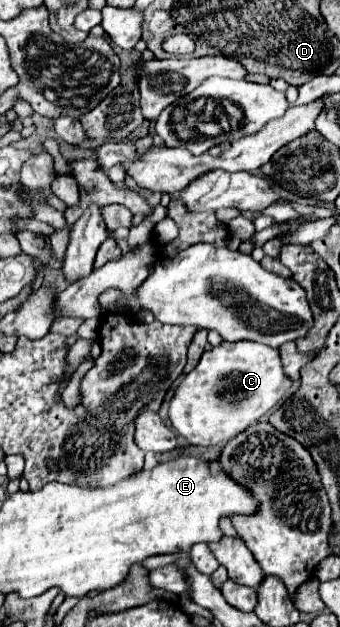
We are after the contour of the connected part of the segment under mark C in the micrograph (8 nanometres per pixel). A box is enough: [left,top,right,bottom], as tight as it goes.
[169,340,291,444]

